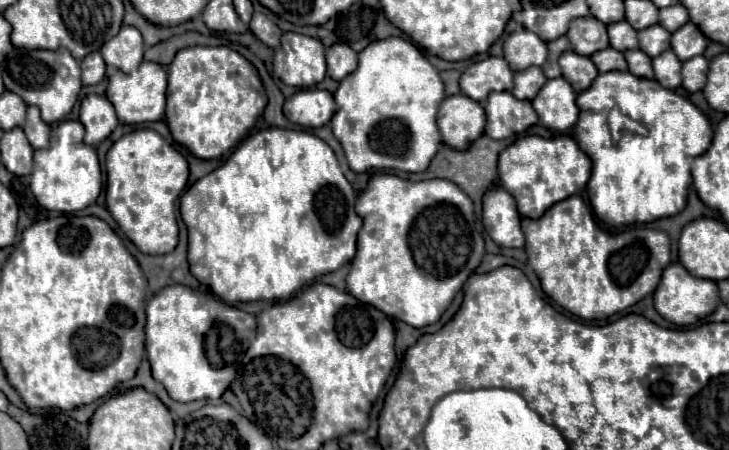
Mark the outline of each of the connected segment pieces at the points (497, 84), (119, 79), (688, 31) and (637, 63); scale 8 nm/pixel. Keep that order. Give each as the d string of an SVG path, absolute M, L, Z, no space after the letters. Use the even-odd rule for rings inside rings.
M488 57L470 65L460 77L460 89L470 99L484 103L492 91L512 91L512 69L504 57Z
M144 61L136 71L122 73L114 71L108 77L106 89L108 101L114 105L116 115L122 123L146 123L164 119L164 101L166 101L166 71L162 65Z
M686 23L678 31L672 33L672 51L676 51L678 59L692 59L696 55L702 55L708 45L708 39L702 35L702 31L694 23Z
M634 49L634 51L624 51L624 57L628 61L628 69L634 75L640 75L644 79L654 79L654 71L652 71L652 59L648 55L644 55L644 51Z

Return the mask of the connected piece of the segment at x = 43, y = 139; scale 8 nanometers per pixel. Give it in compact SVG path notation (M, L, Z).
M28 107L26 123L24 123L24 133L28 135L28 141L32 147L48 147L48 135L50 135L50 125L42 121L40 109L38 107Z

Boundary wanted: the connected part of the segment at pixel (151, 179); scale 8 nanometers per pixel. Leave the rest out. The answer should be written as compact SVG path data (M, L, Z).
M136 129L110 147L106 173L106 205L124 235L142 253L172 253L178 243L176 199L188 183L188 161L156 131Z

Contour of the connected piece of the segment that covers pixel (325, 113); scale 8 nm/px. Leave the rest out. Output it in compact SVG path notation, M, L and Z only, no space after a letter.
M300 89L284 103L284 115L292 123L302 127L322 127L336 111L336 101L330 91L324 89Z

